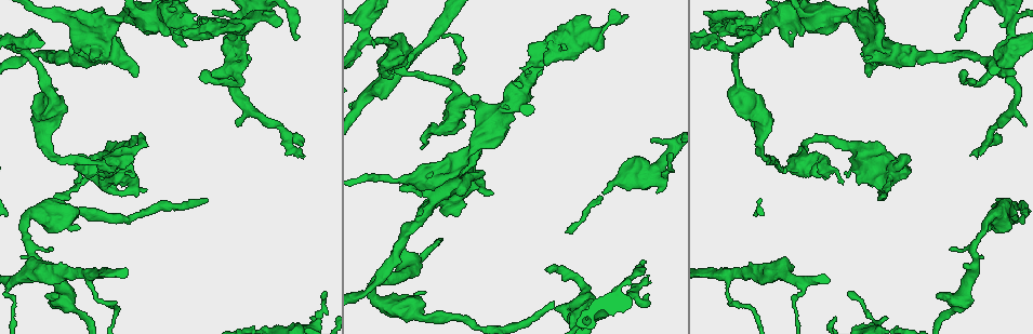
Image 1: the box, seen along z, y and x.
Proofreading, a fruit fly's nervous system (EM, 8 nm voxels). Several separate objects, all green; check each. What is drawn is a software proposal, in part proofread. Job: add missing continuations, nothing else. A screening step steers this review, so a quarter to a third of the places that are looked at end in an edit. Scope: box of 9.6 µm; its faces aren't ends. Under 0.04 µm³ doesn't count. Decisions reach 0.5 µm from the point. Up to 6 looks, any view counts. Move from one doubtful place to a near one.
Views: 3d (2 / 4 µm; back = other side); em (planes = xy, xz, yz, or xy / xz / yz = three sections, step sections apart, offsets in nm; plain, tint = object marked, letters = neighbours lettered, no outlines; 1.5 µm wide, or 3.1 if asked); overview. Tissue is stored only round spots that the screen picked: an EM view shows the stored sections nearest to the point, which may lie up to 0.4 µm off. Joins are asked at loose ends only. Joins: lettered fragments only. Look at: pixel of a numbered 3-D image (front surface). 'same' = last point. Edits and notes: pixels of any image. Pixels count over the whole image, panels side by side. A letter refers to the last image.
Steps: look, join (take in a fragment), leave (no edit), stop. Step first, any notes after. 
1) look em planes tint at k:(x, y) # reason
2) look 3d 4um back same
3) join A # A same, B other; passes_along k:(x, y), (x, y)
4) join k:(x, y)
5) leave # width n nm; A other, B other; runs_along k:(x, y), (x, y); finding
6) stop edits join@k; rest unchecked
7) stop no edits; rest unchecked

look em yz step 8 letters at 1:(542, 68) # branch stops here

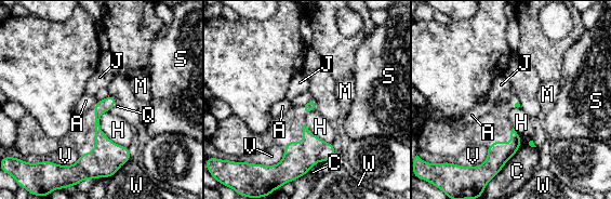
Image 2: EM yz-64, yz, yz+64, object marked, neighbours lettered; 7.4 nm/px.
leave # longest_contact C 360 nm; A other, C other, H other, J other, M other, Q other, S other, V other, W other; border 2:(104, 111), (100, 128), (128, 147); no lettered fragment goes on from it

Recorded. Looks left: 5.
look 3d 2um at 1:(870, 77)

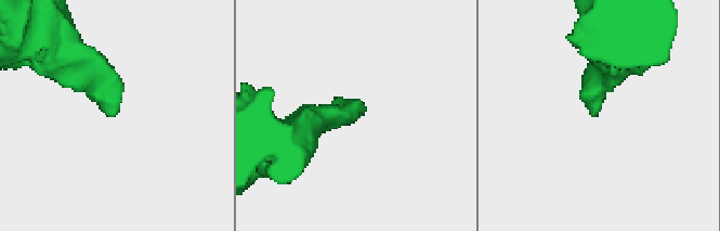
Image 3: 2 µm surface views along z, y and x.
look em planes letters at 3:(113, 116)

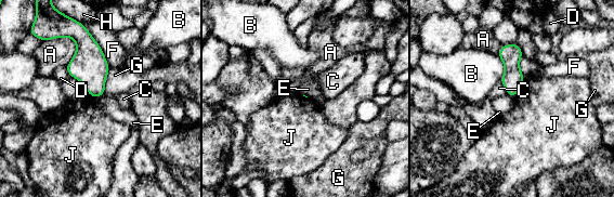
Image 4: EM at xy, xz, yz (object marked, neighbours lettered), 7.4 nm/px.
leave # A other, B other, C other, D other, E other, F other, G other, H other, J other; border 4:(524, 79), (513, 97); no lettered fragment goes on from it

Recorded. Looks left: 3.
look em xy step 8 tint at 1:(551, 268)

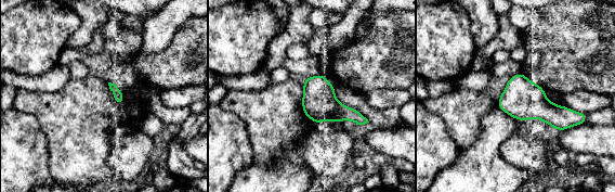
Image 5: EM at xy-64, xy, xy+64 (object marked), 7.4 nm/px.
look em xy step 8 letters same # what lies round it

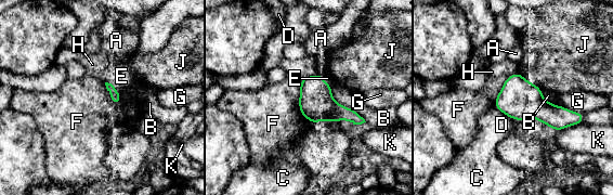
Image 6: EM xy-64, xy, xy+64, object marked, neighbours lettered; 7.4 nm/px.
leave # A other, B other, C other, D other, E other, F other, G other, H other, J other, K other; border 6:(299, 79), (299, 109), (315, 124); no lettered fragment goes on from it

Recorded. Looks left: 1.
stop no edits; rest unchecked

